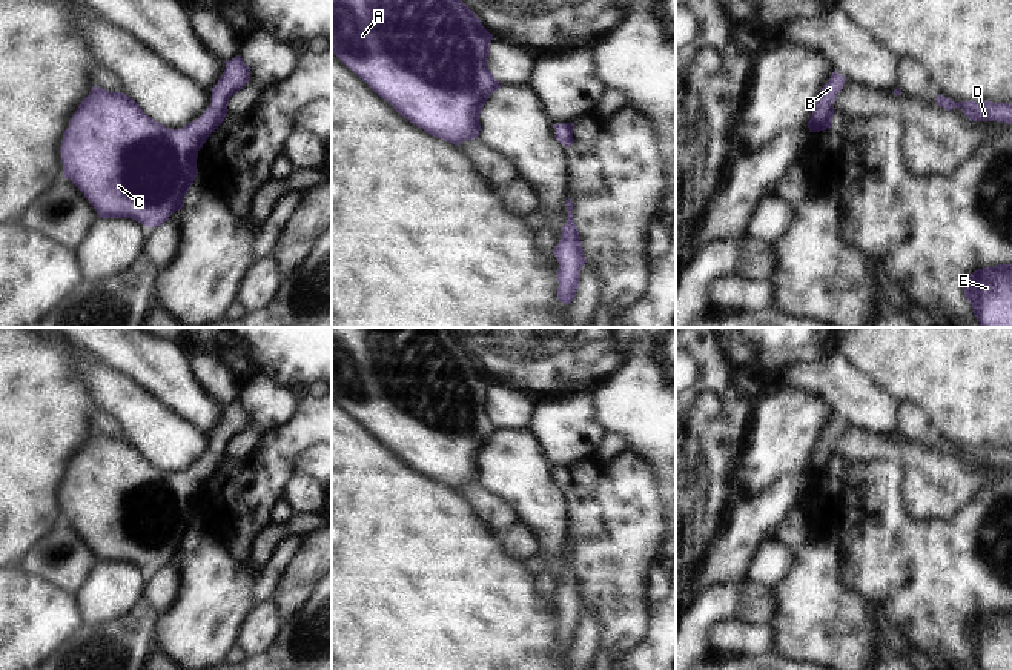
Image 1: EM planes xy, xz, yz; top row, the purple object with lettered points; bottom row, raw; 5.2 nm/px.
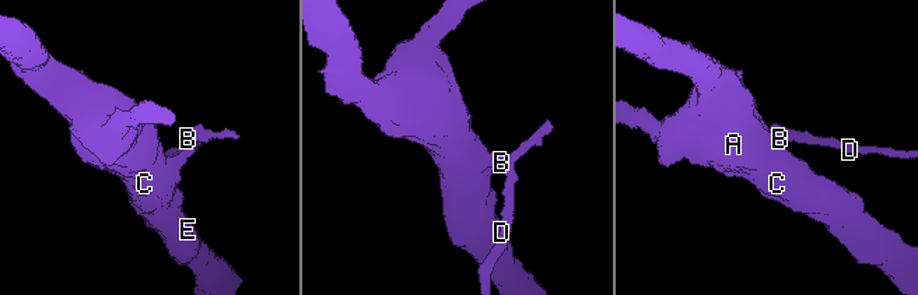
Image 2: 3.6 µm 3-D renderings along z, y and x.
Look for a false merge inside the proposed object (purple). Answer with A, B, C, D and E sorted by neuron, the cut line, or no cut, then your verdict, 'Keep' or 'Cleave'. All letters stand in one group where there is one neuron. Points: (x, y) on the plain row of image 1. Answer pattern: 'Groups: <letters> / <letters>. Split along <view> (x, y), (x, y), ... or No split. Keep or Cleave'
Groups: A B C D E. No split. Keep.

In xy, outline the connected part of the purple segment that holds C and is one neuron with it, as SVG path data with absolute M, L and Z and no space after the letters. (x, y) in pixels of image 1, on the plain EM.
M241 400L226 406L206 456L180 473L160 469L124 436L94 430L72 459L61 484L64 522L84 538L100 562L132 562L150 573L161 570L183 552L198 519L198 495L226 463L230 441L249 426L250 413Z

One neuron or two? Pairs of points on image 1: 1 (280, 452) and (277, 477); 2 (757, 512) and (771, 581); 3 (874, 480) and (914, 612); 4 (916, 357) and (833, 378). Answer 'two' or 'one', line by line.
1: one
2: two
3: one
4: two

